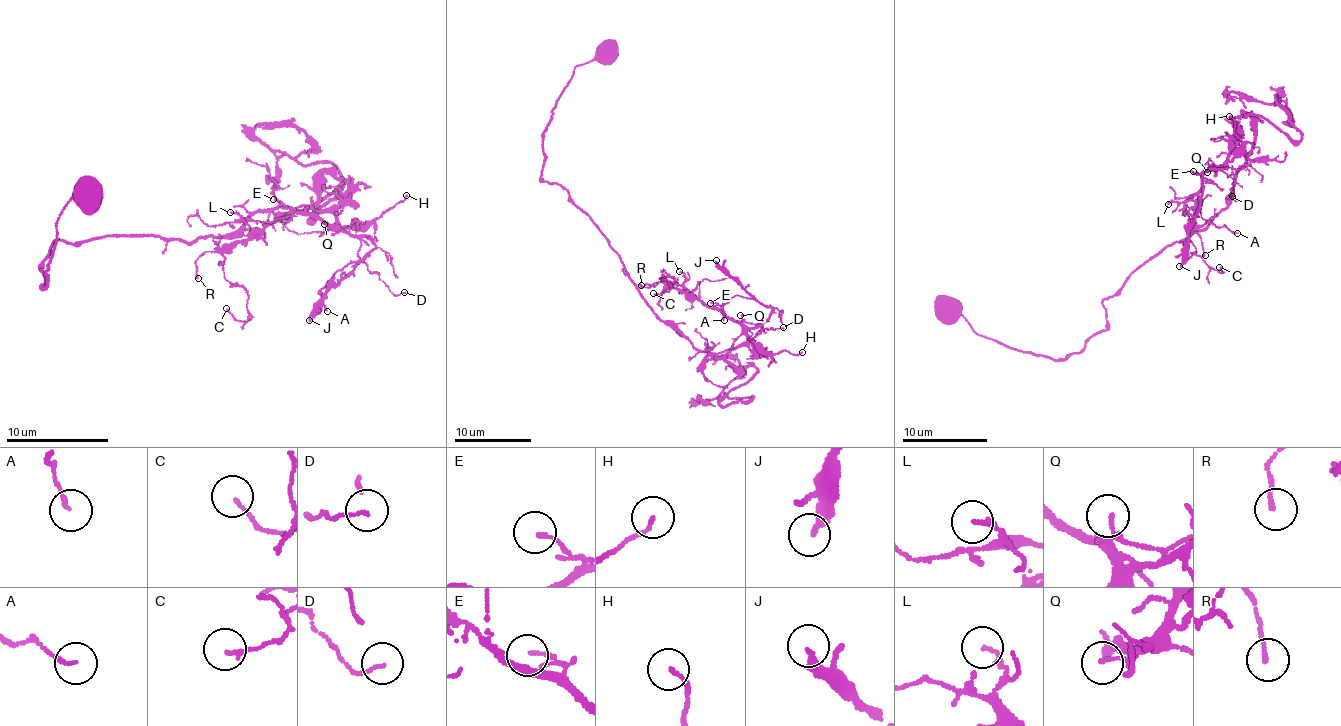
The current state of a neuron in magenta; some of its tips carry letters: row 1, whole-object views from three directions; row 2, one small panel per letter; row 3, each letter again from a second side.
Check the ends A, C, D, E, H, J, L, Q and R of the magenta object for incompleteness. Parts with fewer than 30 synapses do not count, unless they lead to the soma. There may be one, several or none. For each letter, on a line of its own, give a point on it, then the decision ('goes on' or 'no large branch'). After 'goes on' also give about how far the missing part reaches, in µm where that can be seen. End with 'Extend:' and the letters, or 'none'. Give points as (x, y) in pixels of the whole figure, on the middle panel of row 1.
A: place (724, 320); no large branch
C: place (653, 293); no large branch
D: place (783, 327); no large branch
E: place (710, 303); no large branch
H: place (802, 352); no large branch
J: place (716, 260); no large branch
L: place (679, 271); no large branch
Q: place (740, 315); no large branch
R: place (641, 285); no large branch
Extend: none

